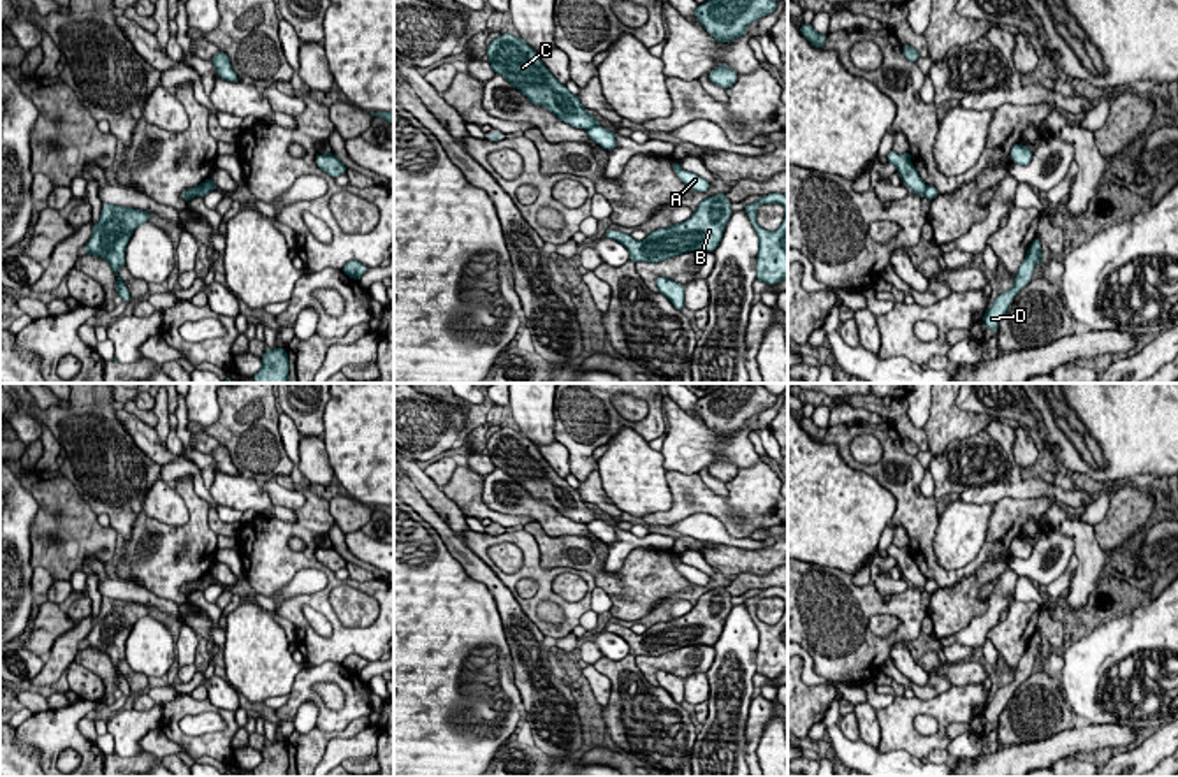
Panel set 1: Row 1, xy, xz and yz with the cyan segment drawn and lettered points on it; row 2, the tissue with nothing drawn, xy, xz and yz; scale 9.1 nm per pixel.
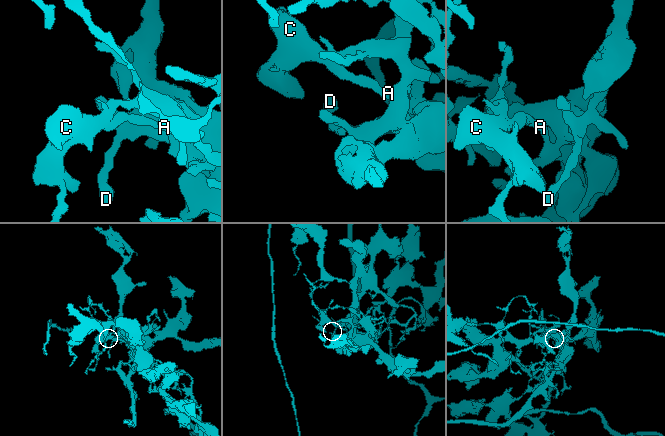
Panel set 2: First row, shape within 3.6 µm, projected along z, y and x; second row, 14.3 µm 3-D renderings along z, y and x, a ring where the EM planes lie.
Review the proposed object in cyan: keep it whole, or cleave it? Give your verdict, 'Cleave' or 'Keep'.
Cleave

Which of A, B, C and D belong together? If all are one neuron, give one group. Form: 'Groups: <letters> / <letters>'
Groups: A / B C D

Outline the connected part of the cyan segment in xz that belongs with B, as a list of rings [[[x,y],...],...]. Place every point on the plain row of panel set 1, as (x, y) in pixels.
[[[719,587],[703,592],[686,615],[652,624],[644,635],[635,635],[631,628],[608,622],[605,631],[621,636],[635,657],[658,657],[687,645],[714,647],[731,606],[731,596],[726,592],[726,587]]]

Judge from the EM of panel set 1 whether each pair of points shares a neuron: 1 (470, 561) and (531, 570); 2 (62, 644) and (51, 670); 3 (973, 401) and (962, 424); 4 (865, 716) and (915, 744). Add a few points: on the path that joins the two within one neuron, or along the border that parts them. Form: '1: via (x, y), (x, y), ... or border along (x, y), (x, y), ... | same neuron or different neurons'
1: border along (461, 538), (512, 593) | different neurons
2: via (62, 651), (58, 663) | same neuron
3: border along (953, 401), (964, 410), (985, 412), (999, 419) | different neurons
4: border along (876, 711), (879, 747) | different neurons

